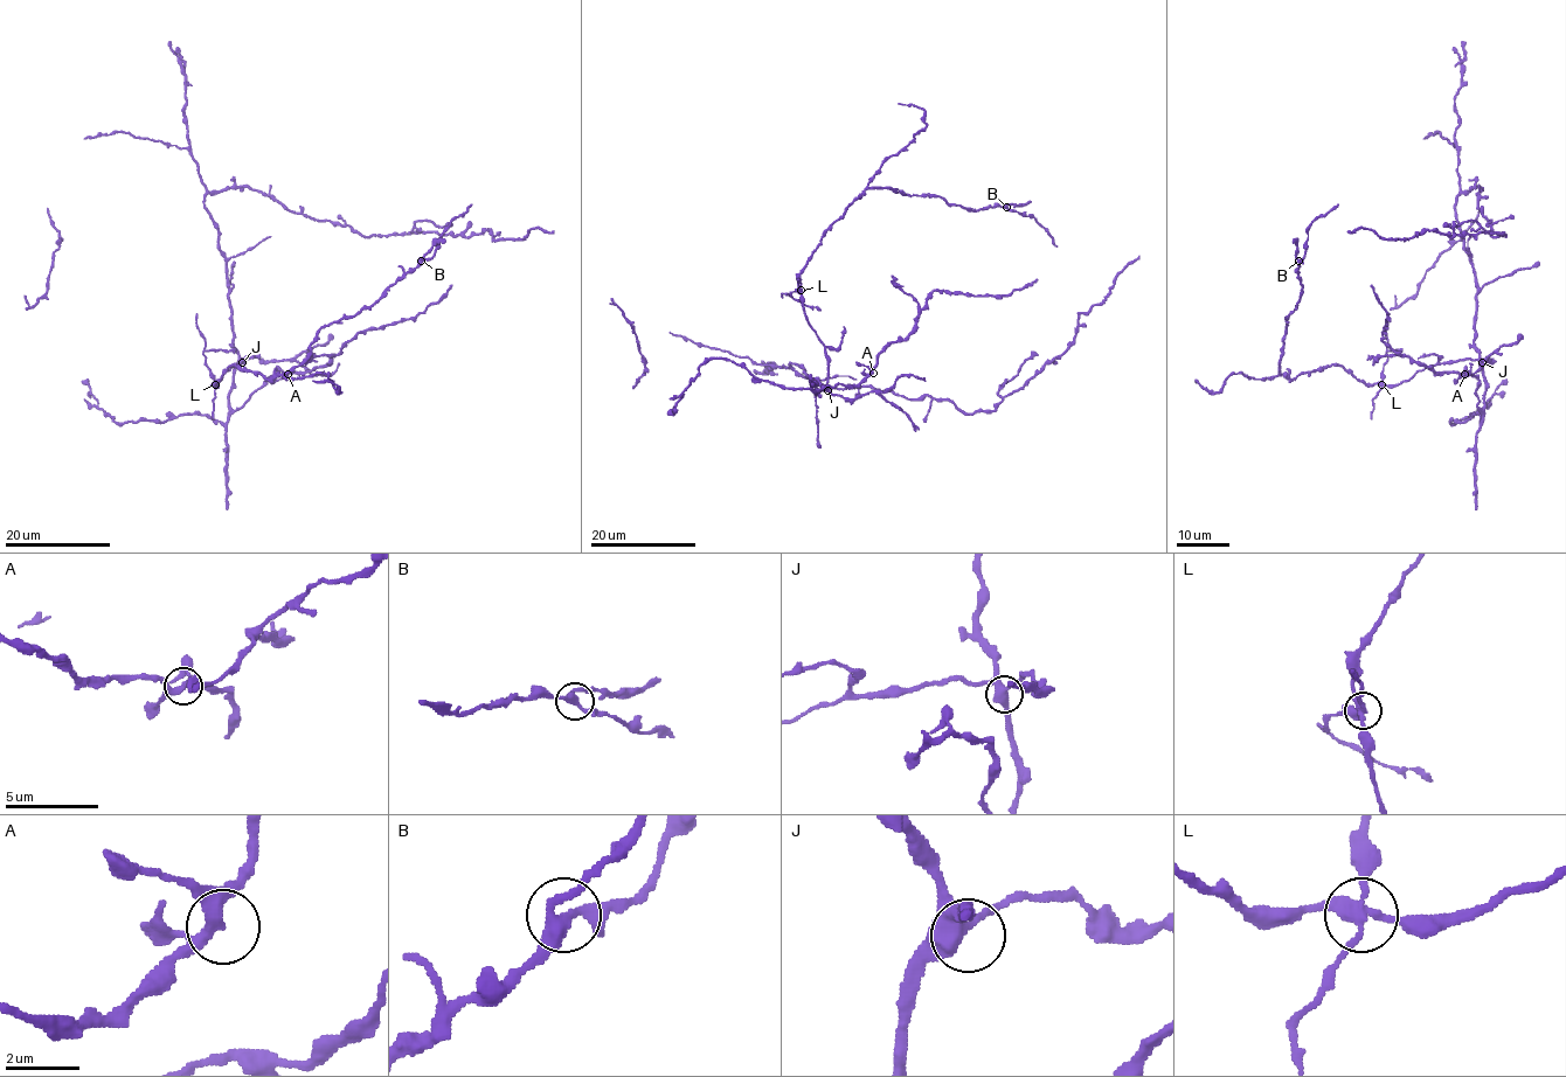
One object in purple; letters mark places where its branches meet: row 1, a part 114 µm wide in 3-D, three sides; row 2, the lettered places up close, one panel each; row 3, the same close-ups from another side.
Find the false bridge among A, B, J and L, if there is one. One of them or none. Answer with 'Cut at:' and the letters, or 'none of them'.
Cut at: L

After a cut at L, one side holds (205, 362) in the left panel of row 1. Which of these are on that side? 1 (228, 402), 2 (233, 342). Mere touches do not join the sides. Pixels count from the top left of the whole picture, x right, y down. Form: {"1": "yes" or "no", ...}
{"1": "no", "2": "no"}

